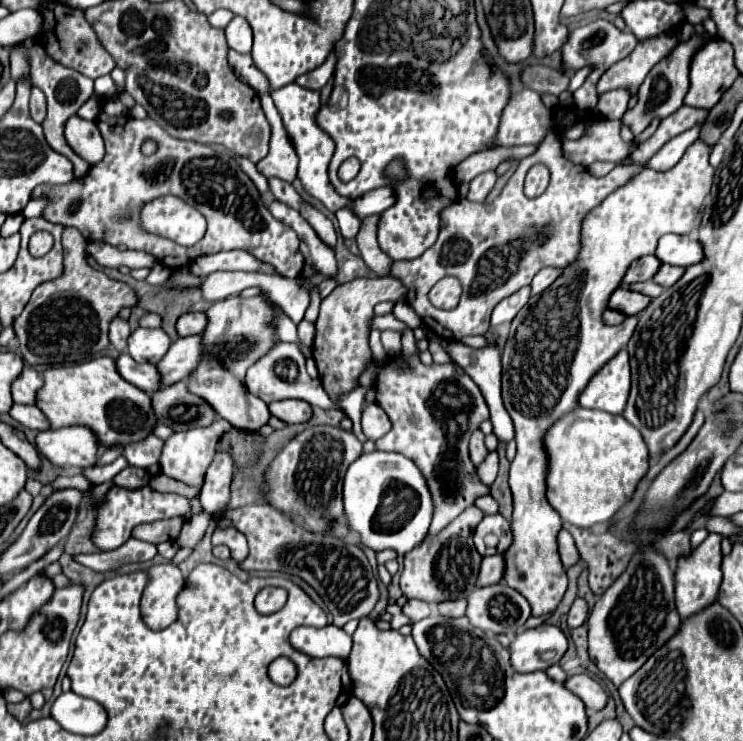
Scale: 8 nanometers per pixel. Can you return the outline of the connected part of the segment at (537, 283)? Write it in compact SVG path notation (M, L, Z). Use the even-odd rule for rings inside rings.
M546 267L546 269L538 271L536 277L532 279L532 295L538 295L538 293L542 293L546 287L550 287L558 275L560 275L560 271L554 269L554 267Z

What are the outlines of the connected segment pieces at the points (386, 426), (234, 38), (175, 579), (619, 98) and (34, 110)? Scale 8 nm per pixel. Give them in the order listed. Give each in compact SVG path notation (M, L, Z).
M372 403L362 411L362 433L366 435L366 439L380 439L382 435L386 435L390 431L390 419L386 417L386 413L382 413L382 409Z
M234 17L226 25L224 33L226 33L226 41L228 41L230 49L234 49L238 53L250 53L250 49L252 49L252 29L242 17Z
M174 563L152 565L152 567L146 567L144 571L148 573L148 585L144 589L142 605L140 605L142 619L146 625L150 625L150 629L164 629L176 619L176 593L184 587L184 577Z
M618 89L616 93L604 93L598 99L595 112L604 119L621 119L628 107L628 93Z
M32 87L30 95L30 115L36 123L42 123L46 117L46 97L38 87Z

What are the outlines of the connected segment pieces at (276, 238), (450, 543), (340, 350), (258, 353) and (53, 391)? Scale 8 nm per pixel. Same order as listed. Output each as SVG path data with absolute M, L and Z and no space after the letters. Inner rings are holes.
M100 109L96 125L106 143L104 159L90 165L84 177L72 179L70 183L38 185L32 191L32 199L48 199L48 205L42 211L42 219L62 227L76 227L88 241L98 239L114 247L126 245L128 249L146 251L154 255L158 263L170 269L188 265L200 255L228 249L244 249L252 253L258 261L272 265L274 271L282 277L302 275L304 259L298 251L298 237L294 229L286 227L268 213L268 207L264 205L258 189L240 169L230 151L170 137L150 117L108 117L104 109ZM148 139L154 141L158 149L152 155L142 155L142 145ZM162 195L176 195L200 209L200 213L204 213L208 221L208 231L202 241L192 247L176 247L172 245L172 241L146 233L142 229L142 205ZM76 199L80 201L80 209L76 213L70 213L70 205Z
M472 505L464 509L464 513L458 515L450 525L446 525L438 535L424 539L424 543L420 543L418 547L414 547L404 555L404 571L400 577L400 587L408 599L416 597L428 603L458 597L466 599L476 589L474 577L478 577L482 555L474 549L472 531L482 517L484 513Z
M394 277L378 279L354 279L350 283L338 285L330 297L320 305L320 317L316 321L316 339L314 339L314 359L320 371L320 381L326 393L336 399L340 393L348 393L358 387L356 379L364 371L364 365L370 355L368 345L368 325L374 317L374 305L380 301L402 301L407 289Z
M228 297L224 301L216 301L206 311L208 325L200 333L204 351L204 361L188 375L188 391L204 399L218 417L226 419L230 425L246 431L256 431L270 419L268 407L258 397L250 395L244 385L244 375L250 365L254 365L260 357L264 357L276 343L276 325L274 325L274 309L262 297Z
M95 357L83 363L46 367L42 371L42 377L44 377L44 385L36 393L36 407L46 415L46 419L50 421L50 427L54 427L54 429L60 429L66 425L86 425L86 427L94 429L94 433L98 435L102 445L108 447L108 445L116 445L116 443L128 445L132 441L142 441L146 435L152 433L152 429L156 425L154 411L150 409L150 395L146 395L144 391L140 391L134 385L130 385L128 381L124 381L116 371L114 359L110 359L110 357Z

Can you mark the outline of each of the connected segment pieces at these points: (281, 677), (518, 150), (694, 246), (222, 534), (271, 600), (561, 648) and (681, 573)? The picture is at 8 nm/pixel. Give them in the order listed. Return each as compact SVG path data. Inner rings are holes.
M278 657L278 661L274 661L270 665L270 679L276 685L288 685L294 679L294 665L290 661L286 661L284 657Z
M520 145L520 147L508 147L508 149L490 149L490 151L478 151L472 157L466 157L458 167L454 167L452 181L456 183L468 183L476 175L480 175L486 169L496 169L498 163L512 159L520 161L526 155L532 155L538 149L538 145Z
M662 235L658 239L658 247L654 253L662 263L668 265L678 265L678 267L686 267L686 265L694 265L698 261L702 261L702 247L698 245L696 239L690 239L688 235Z
M234 527L216 529L212 535L212 545L226 545L230 549L232 559L236 559L236 561L242 561L248 553L246 537L242 537L242 533L238 533Z
M278 587L262 589L262 591L256 595L256 609L258 609L260 613L274 613L274 611L278 611L284 603L286 603L286 591L284 591L284 589L278 589Z
M540 625L534 629L526 629L524 633L518 633L516 639L510 645L512 649L512 667L518 673L532 673L538 669L548 669L550 665L558 663L560 657L566 653L568 649L568 639L566 635L556 627L556 625ZM542 651L556 651L556 657L552 661L542 661L538 655Z
M710 533L698 547L694 547L688 555L682 555L678 559L676 567L676 609L682 619L686 619L690 613L704 609L706 605L714 603L718 597L720 581L722 581L722 551L720 551L720 535Z

